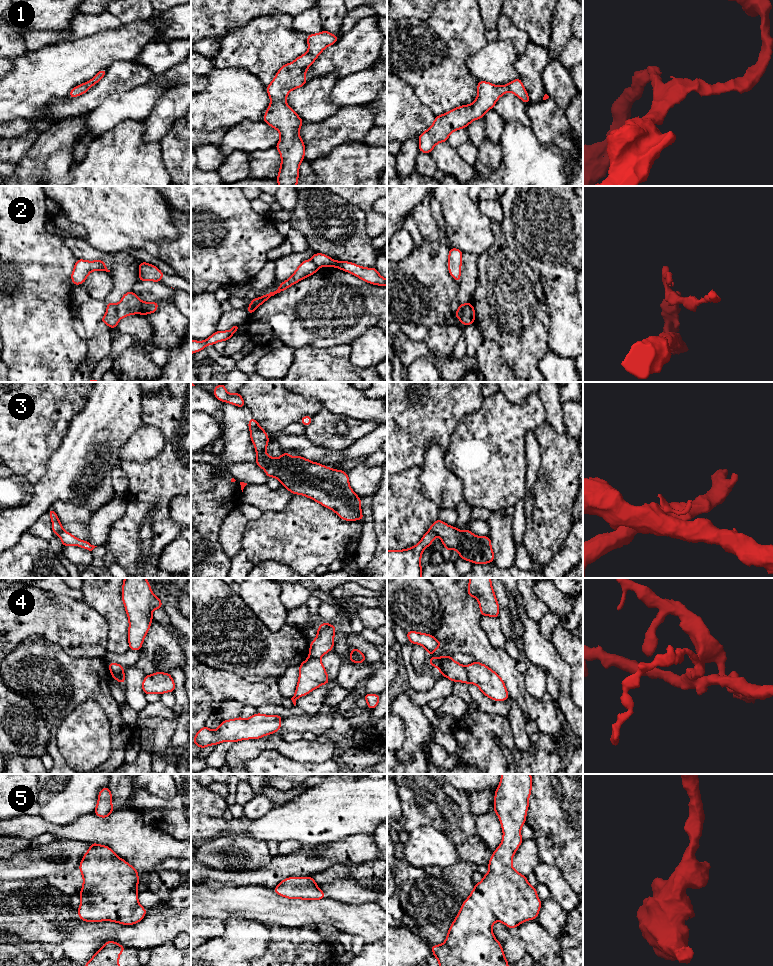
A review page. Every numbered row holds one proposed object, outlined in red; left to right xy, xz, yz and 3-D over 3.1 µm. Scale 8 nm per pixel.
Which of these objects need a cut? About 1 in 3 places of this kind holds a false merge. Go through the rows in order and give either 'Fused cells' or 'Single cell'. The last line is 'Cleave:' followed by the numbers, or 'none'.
1: Single cell
2: Fused cells
3: Fused cells
4: Fused cells
5: Single cell
Cleave: 2, 3, 4

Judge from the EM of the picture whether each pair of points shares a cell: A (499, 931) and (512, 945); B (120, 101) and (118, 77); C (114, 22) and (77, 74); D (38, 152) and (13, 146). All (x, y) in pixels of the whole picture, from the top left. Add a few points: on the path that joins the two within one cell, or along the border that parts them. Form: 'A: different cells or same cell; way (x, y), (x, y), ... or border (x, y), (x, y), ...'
A: same cell; way (502, 934), (510, 942)
B: different cells; border (141, 85), (113, 93), (99, 105)
C: different cells; border (123, 24), (115, 28), (99, 31), (87, 37)
D: different cells; border (43, 132), (27, 153), (14, 164)

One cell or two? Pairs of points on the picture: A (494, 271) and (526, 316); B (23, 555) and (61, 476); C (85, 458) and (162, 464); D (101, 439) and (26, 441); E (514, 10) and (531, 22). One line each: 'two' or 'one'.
A: one
B: two
C: two
D: two
E: one

